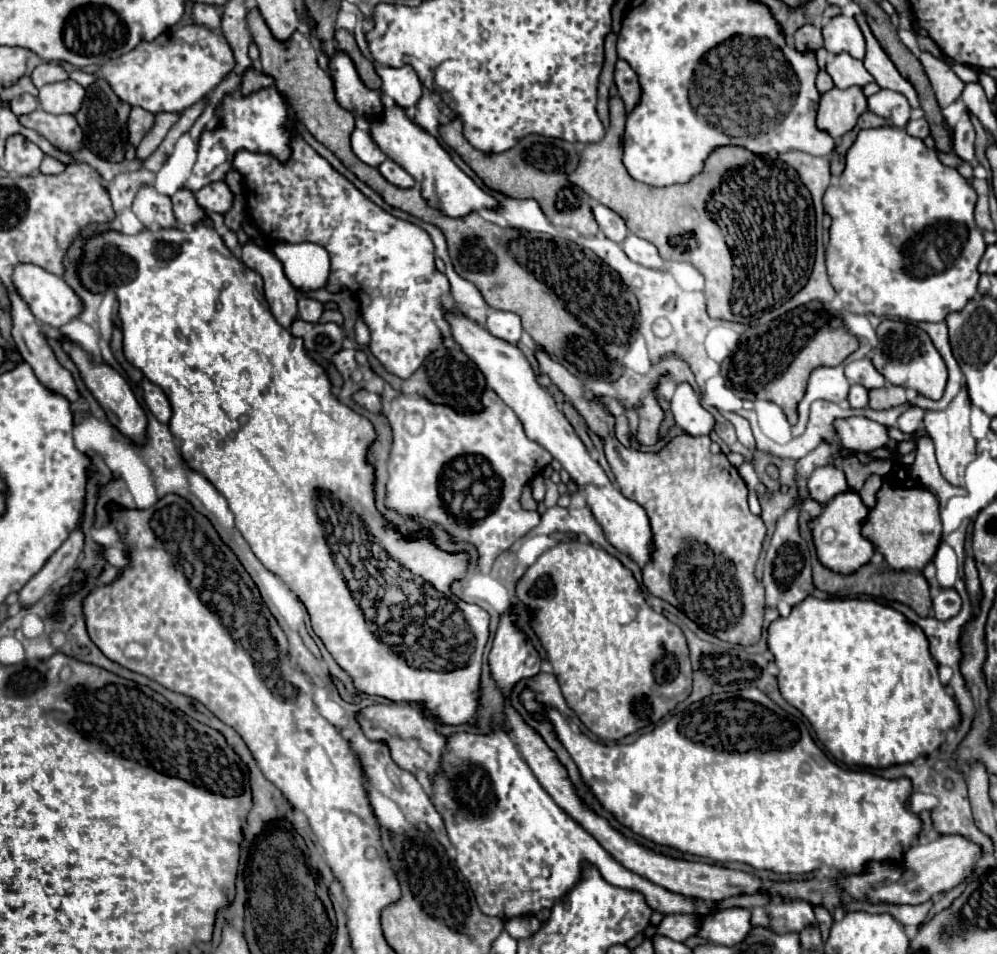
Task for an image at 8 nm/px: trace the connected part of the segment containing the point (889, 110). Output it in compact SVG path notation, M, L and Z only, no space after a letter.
M881 89L879 93L871 95L867 99L867 103L869 103L869 111L873 111L875 115L881 115L883 119L891 121L899 129L903 129L909 121L911 107L909 107L907 99L901 93Z

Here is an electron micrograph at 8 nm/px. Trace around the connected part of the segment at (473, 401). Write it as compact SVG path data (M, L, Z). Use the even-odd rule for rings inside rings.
M439 347L437 351L433 351L433 355L429 355L429 359L425 359L425 365L421 365L409 379L401 379L401 377L393 375L393 373L387 373L383 369L383 365L371 353L369 353L369 365L381 379L385 379L393 389L403 391L405 395L419 393L419 395L427 397L429 401L433 401L433 403L451 405L459 413L473 413L473 411L481 409L479 395L481 395L481 391L485 387L485 377L481 375L477 365L461 349Z

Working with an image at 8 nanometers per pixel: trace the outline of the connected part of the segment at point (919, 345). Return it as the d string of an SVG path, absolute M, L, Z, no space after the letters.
M885 319L877 327L877 337L879 345L873 349L871 363L891 385L915 389L919 395L925 395L933 401L939 401L943 397L947 383L947 365L923 329L913 323Z

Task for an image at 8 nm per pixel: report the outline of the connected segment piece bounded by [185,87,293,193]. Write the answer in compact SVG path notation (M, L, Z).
M267 87L263 91L257 91L249 97L243 99L231 99L227 97L217 113L219 125L217 129L205 129L199 141L199 151L197 151L197 161L191 169L191 175L185 181L185 189L191 193L199 191L201 187L221 181L225 173L231 169L233 155L239 149L249 149L249 151L259 151L259 153L271 153L277 159L285 161L289 157L289 133L287 127L291 127L289 119L289 107L285 105L283 97L275 87Z

